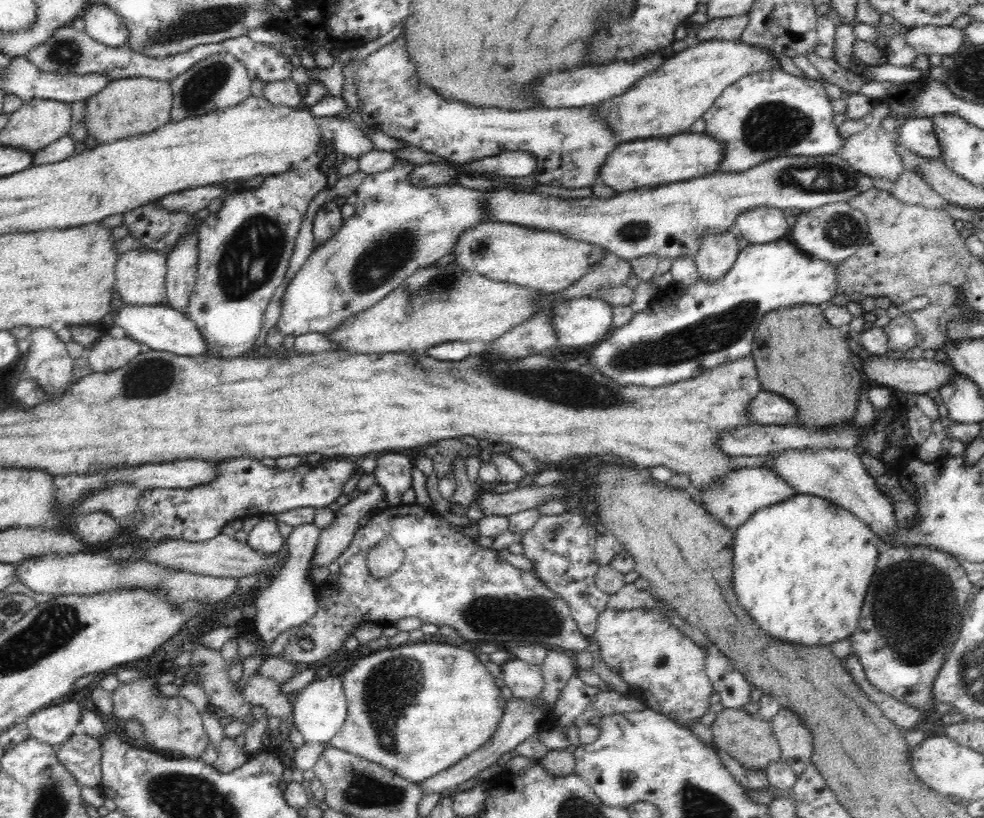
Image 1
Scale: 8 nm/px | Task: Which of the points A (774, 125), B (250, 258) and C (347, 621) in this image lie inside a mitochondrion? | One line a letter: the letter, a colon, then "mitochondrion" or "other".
A: mitochondrion
B: mitochondrion
C: other

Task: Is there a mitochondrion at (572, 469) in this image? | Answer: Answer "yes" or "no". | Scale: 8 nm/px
no

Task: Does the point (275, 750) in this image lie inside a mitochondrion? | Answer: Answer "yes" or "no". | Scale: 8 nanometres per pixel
no

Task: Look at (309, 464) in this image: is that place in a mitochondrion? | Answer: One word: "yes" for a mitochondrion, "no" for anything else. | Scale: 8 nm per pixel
no

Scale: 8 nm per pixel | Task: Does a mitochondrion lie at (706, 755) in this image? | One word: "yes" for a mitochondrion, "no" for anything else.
no

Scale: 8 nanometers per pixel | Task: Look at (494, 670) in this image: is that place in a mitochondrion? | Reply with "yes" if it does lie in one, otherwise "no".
no

